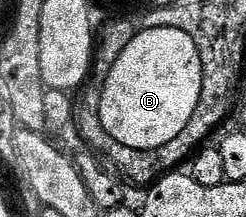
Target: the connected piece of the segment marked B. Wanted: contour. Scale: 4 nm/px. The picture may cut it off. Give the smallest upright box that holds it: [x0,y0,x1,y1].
[100,28,202,150]

